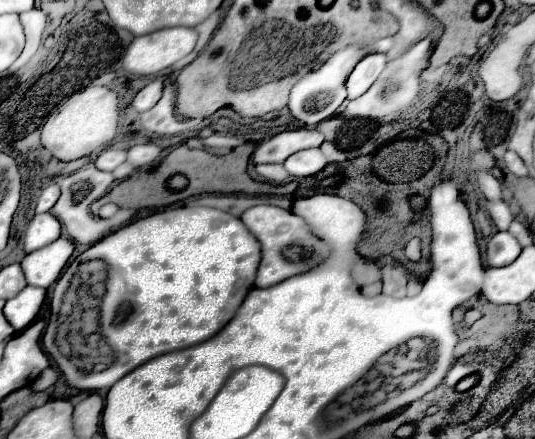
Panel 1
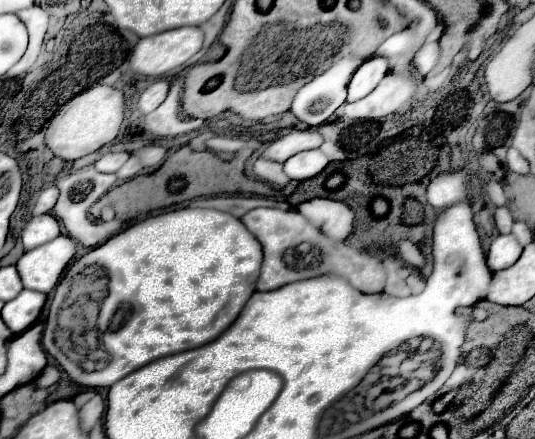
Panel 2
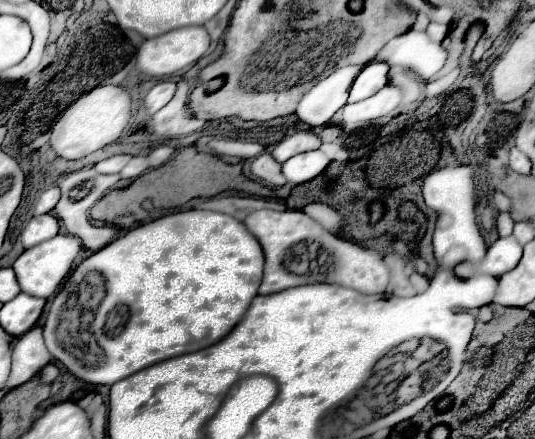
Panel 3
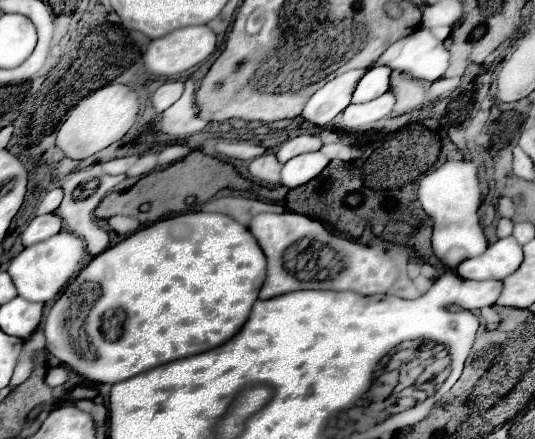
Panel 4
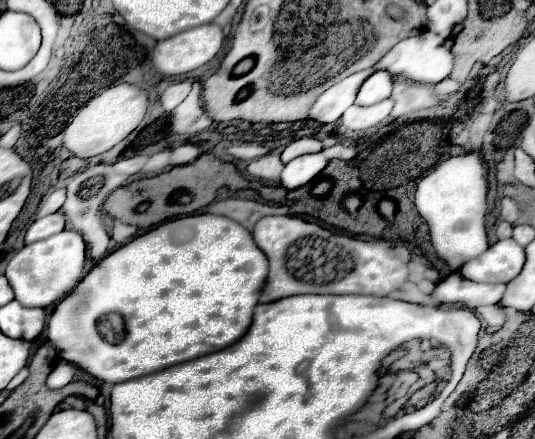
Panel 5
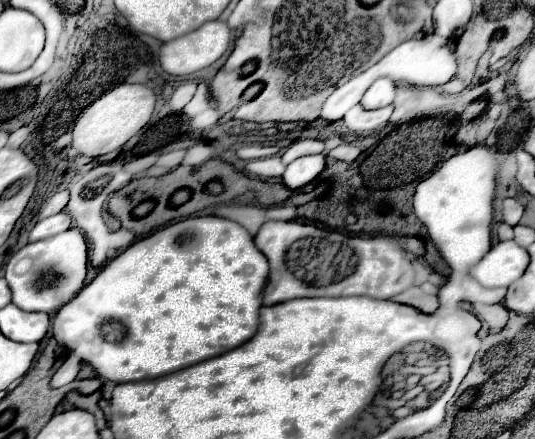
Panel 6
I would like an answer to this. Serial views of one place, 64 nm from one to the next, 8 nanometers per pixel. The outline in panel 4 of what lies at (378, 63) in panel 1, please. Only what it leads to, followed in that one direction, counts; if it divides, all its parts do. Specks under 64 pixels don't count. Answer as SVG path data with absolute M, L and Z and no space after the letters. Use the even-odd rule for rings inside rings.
M372 66L366 70L366 74L360 78L352 102L366 102L366 94L372 92L372 96L380 96L382 90L390 88L390 75L392 70L386 66Z

